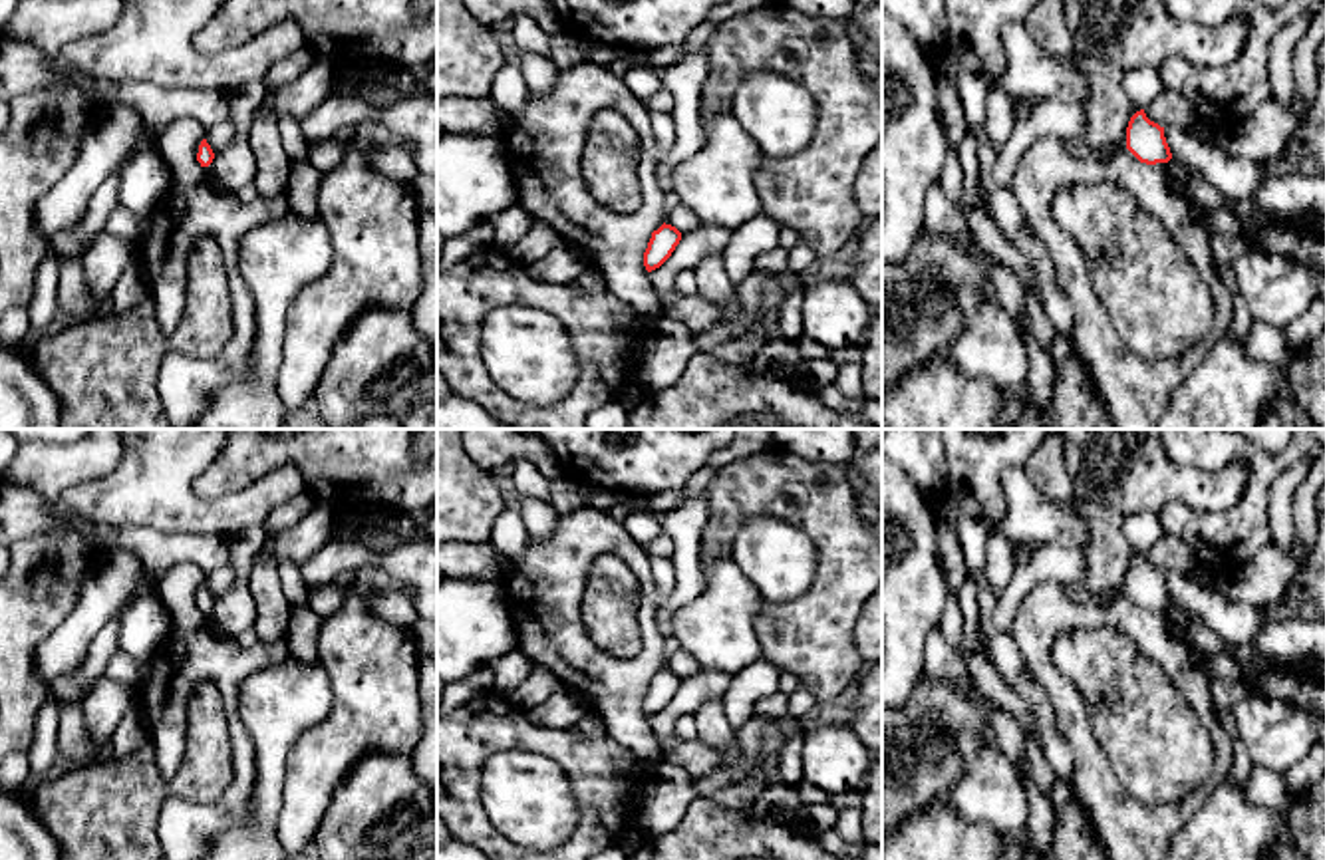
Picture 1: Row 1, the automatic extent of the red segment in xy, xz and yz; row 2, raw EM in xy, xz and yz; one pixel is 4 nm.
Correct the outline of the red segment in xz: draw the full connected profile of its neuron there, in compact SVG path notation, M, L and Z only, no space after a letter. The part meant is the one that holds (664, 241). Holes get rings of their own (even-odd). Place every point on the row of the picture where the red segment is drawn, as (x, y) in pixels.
M662 224L652 232L648 248L644 252L644 266L648 272L660 268L675 250L681 240L681 232L671 224Z

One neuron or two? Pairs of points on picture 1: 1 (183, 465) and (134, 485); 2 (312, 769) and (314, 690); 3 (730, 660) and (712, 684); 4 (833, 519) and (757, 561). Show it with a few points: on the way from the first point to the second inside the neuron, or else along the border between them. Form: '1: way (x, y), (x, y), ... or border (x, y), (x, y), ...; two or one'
1: way (171, 465), (165, 465), (146, 485); one
2: border (332, 680), (330, 712), (298, 737), (287, 761); two
3: border (702, 668), (714, 668), (730, 676); two
4: border (763, 513), (793, 523), (813, 543), (813, 580); two

